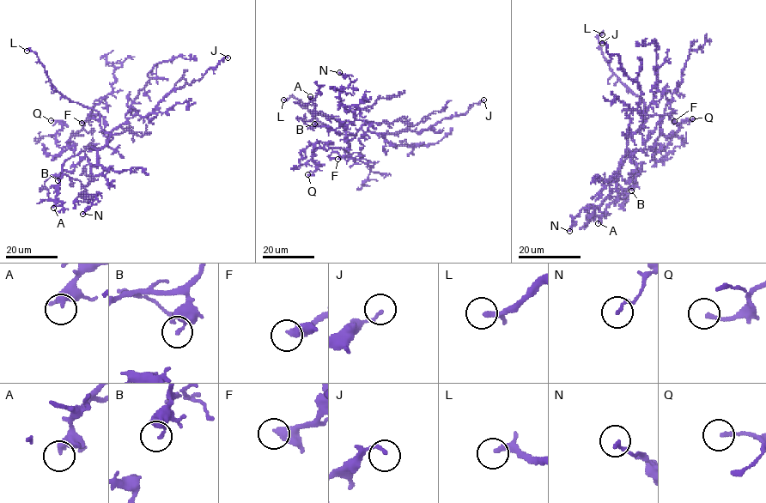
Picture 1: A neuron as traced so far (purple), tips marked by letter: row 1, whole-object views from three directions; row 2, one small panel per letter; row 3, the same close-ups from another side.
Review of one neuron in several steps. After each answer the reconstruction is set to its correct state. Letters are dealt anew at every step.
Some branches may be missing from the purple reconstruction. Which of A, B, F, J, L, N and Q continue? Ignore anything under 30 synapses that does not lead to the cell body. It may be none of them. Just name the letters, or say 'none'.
F, L

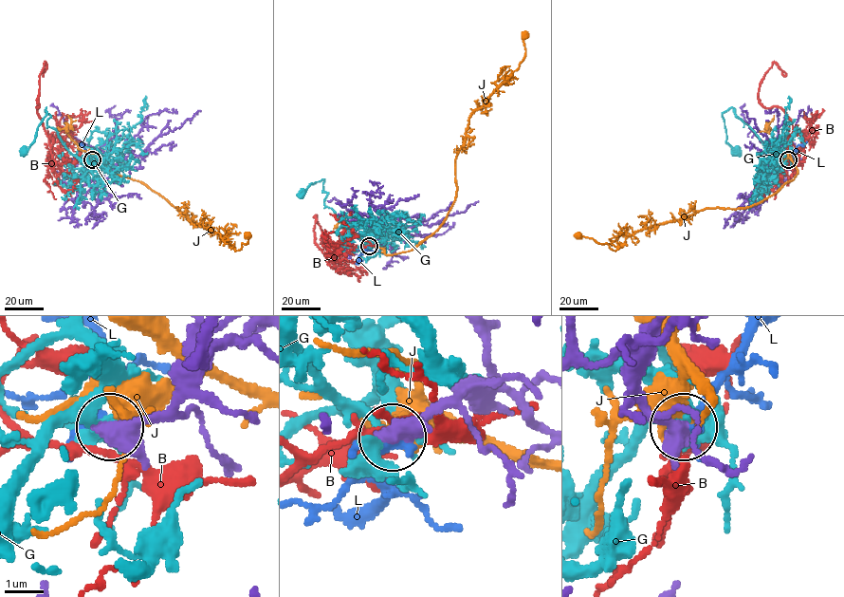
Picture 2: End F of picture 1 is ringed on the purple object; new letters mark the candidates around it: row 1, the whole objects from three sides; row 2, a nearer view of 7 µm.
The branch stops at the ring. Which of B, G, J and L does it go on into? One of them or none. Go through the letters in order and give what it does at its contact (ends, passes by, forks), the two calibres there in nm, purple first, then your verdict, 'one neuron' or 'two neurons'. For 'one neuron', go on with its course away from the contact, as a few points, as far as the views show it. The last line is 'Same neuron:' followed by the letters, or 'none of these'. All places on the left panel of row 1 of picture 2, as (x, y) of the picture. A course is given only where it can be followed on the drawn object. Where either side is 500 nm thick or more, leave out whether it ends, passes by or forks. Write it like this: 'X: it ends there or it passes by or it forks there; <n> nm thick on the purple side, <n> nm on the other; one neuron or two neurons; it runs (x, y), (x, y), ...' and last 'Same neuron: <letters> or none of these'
B: it forks there; 400 nm thick on the purple side, 240 nm on the other; two neurons
G: it forks there; 420 nm thick on the purple side, 220 nm on the other; two neurons
J: 600 nm thick on the purple side, 550 nm on the other; two neurons
L: it passes by; 400 nm thick on the purple side, 300 nm on the other; one neuron; it runs (92, 159), (78, 141)
Same neuron: L

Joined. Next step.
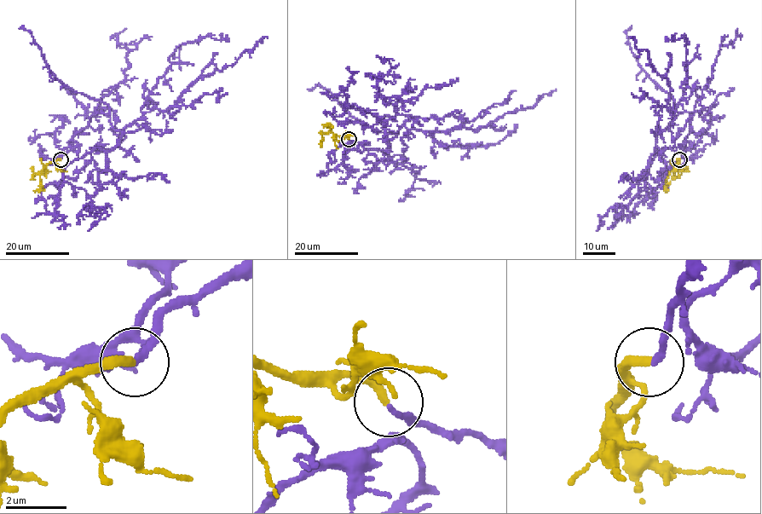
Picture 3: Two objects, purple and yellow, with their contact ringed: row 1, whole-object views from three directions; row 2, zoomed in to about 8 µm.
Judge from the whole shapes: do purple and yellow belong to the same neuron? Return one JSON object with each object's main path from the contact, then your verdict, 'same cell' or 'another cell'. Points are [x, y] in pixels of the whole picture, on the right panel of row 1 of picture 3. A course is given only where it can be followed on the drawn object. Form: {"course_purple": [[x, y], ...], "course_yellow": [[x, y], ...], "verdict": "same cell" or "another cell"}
{"course_purple": [[680, 158], [690, 146], [690, 114], [674, 115], [666, 129], [673, 119], [668, 79], [630, 37]], "course_yellow": [[679, 158], [672, 169], [673, 175], [677, 177], [687, 167]], "verdict": "same cell"}

